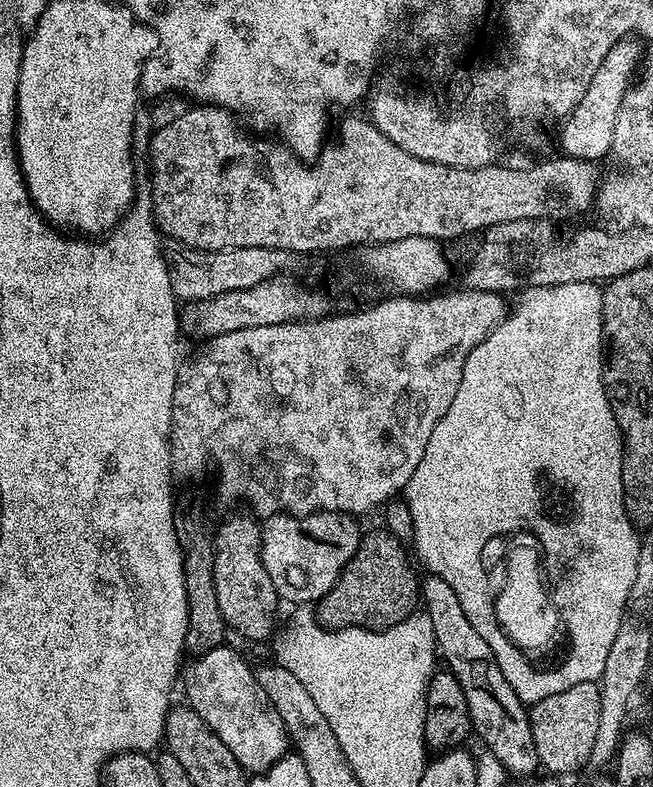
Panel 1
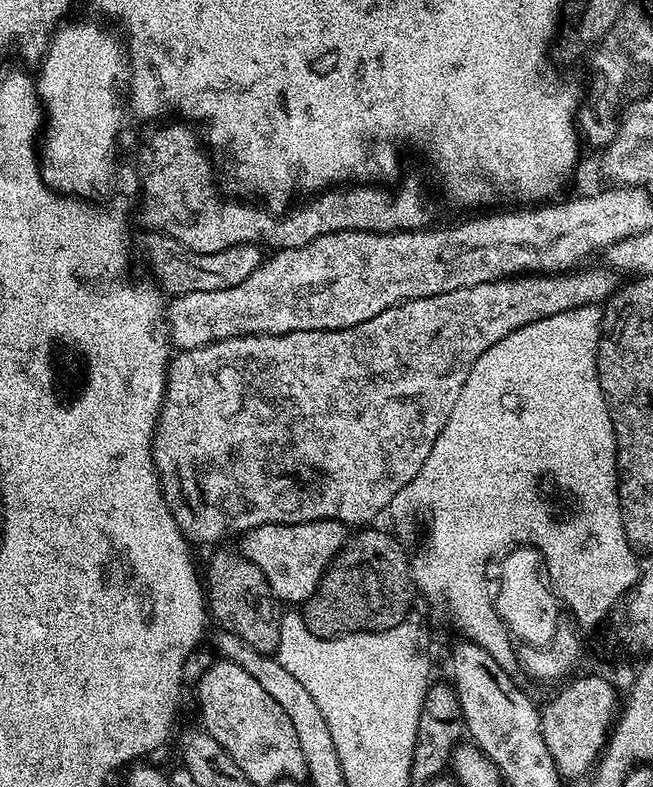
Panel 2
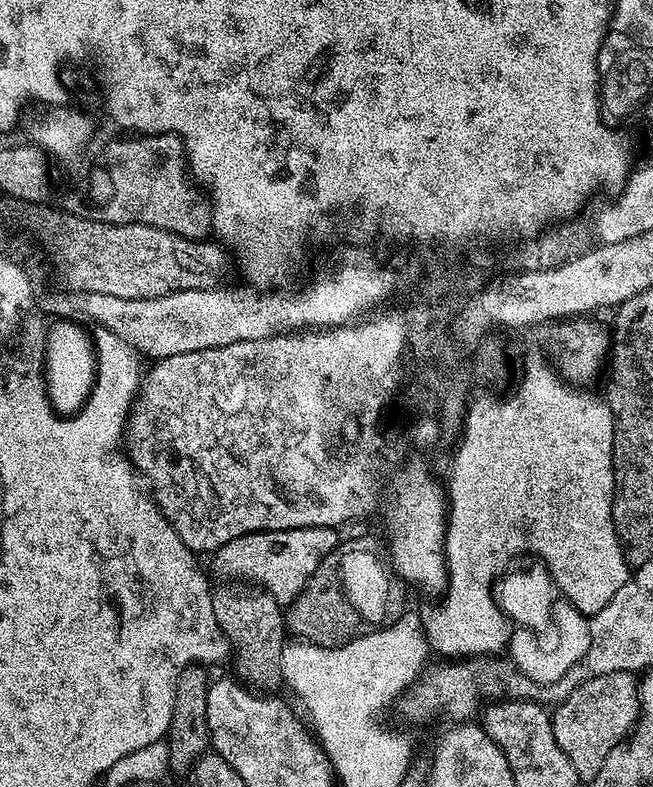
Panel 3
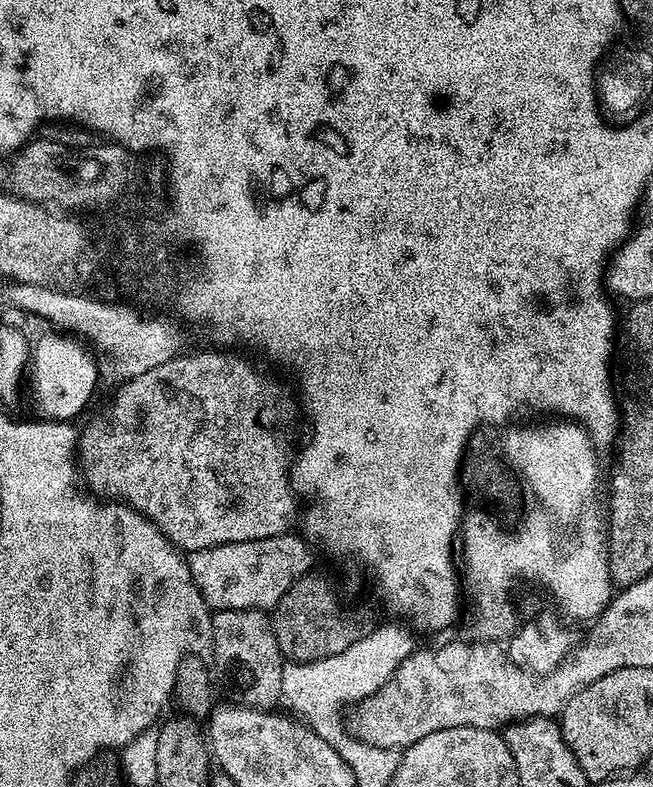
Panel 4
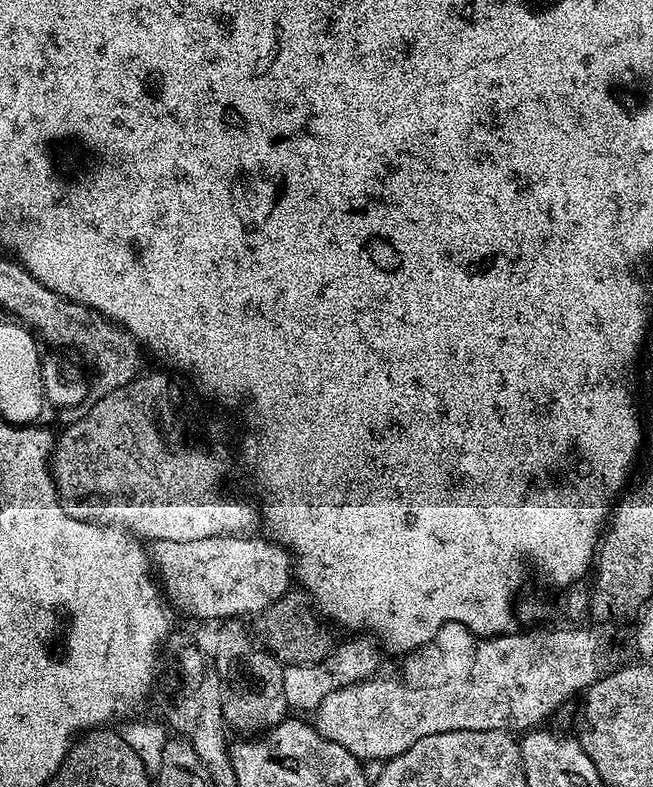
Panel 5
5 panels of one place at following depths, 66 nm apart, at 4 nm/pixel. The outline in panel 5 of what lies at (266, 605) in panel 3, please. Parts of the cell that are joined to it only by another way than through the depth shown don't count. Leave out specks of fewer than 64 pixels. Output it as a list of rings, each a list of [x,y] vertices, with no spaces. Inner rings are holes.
[[[243,619],[225,620],[219,625],[216,632],[216,645],[212,648],[211,663],[214,665],[221,688],[221,712],[224,715],[224,723],[229,729],[237,728],[240,734],[260,734],[280,724],[289,715],[290,709],[284,691],[282,690],[282,678],[284,677],[285,665],[273,658],[263,646],[261,646],[255,635],[250,631]]]

